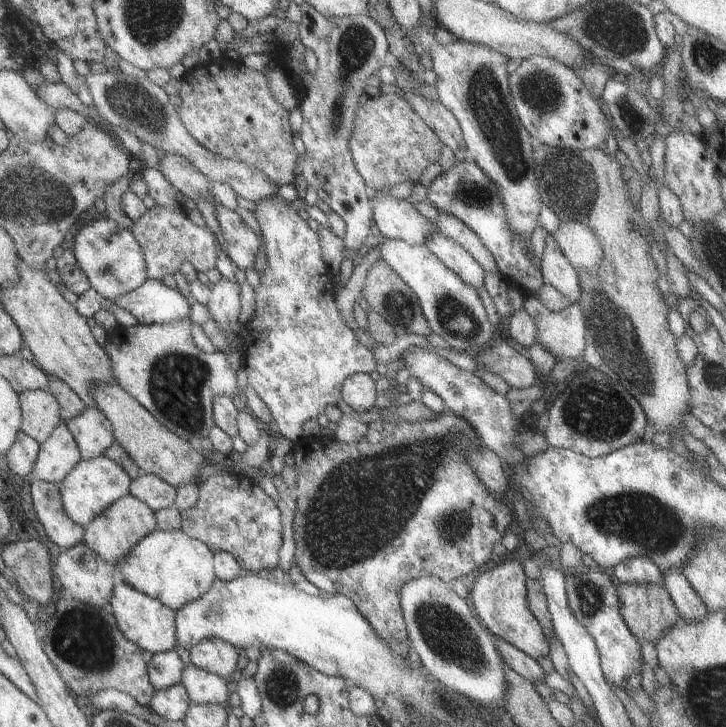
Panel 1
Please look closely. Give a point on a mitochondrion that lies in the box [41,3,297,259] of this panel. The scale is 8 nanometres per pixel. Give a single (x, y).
(136, 104)

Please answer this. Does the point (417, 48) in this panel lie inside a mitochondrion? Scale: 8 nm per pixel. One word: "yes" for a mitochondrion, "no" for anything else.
no

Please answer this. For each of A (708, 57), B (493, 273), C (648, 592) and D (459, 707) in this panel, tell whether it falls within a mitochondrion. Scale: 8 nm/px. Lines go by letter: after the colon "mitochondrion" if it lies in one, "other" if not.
A: mitochondrion
B: other
C: other
D: mitochondrion

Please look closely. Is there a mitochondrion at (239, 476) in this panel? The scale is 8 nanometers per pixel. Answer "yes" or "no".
no

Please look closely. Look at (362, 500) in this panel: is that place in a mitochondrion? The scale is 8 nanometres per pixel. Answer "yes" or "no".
yes

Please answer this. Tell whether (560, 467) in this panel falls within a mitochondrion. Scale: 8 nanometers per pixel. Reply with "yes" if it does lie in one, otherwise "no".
no

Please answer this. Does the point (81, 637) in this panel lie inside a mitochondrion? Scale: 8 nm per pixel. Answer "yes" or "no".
yes

